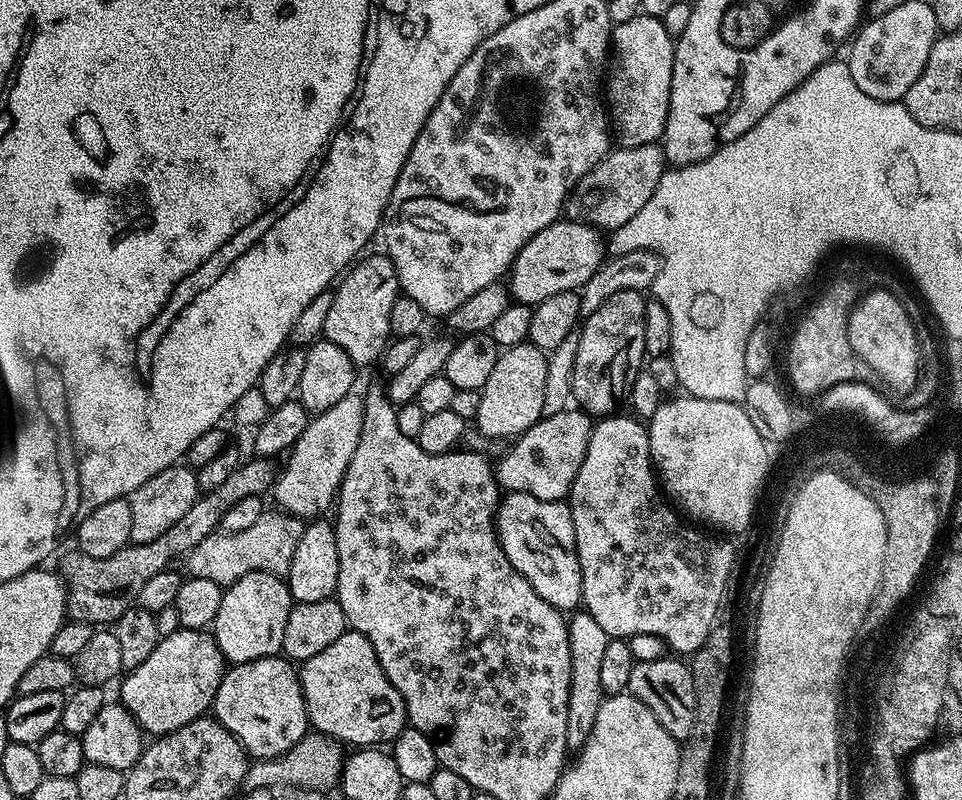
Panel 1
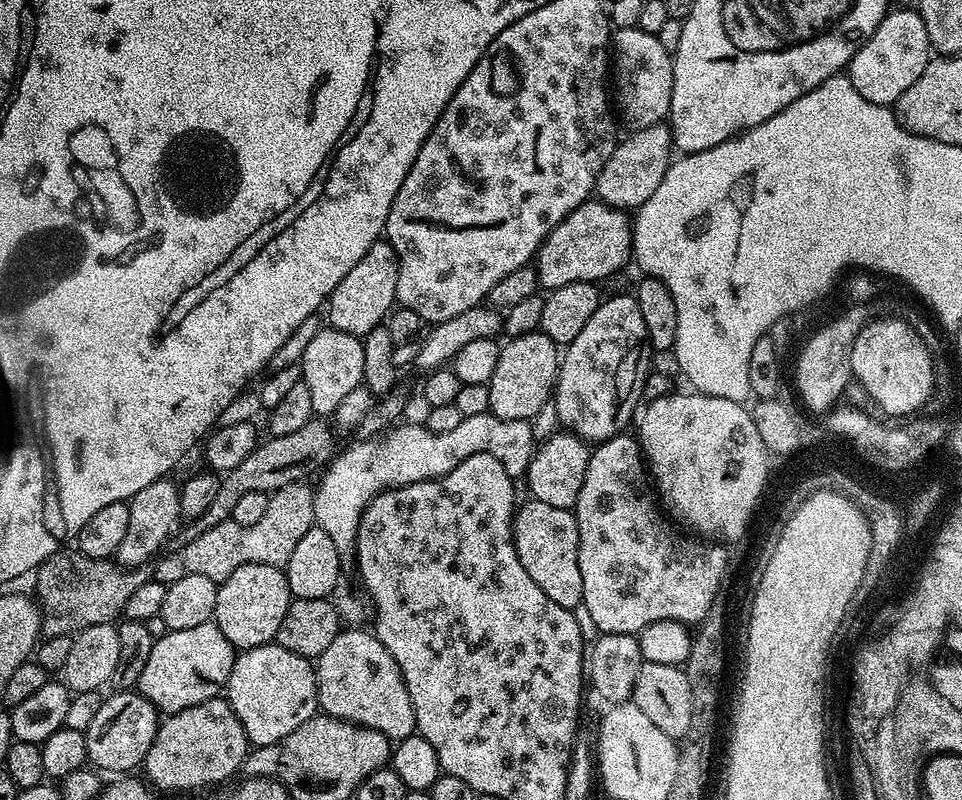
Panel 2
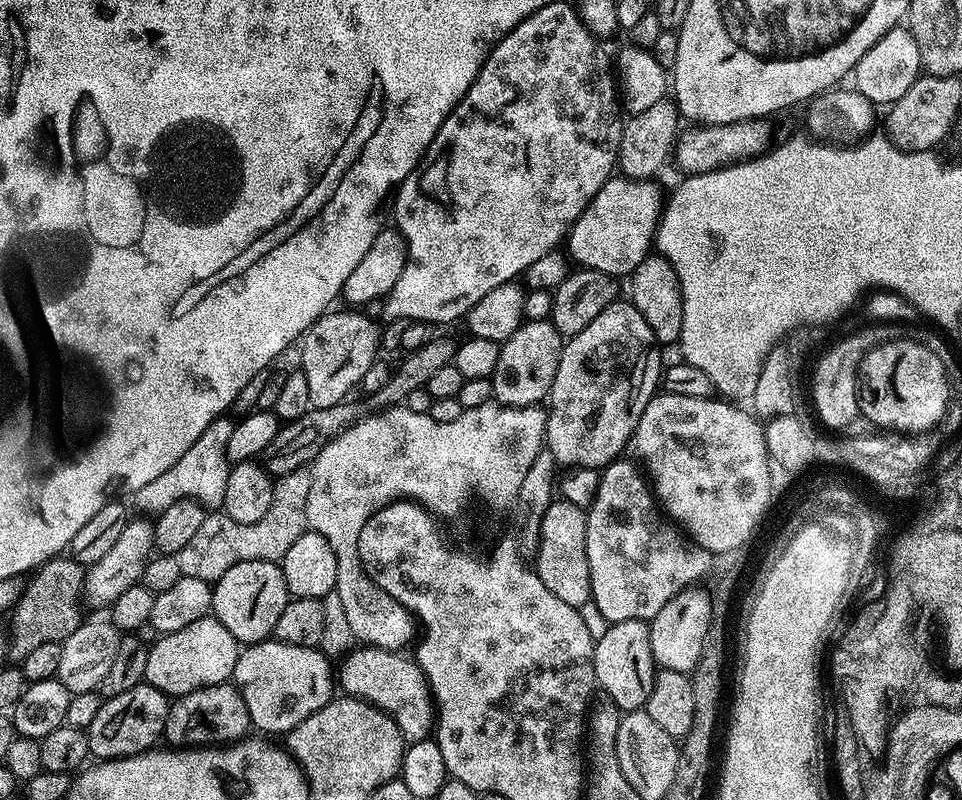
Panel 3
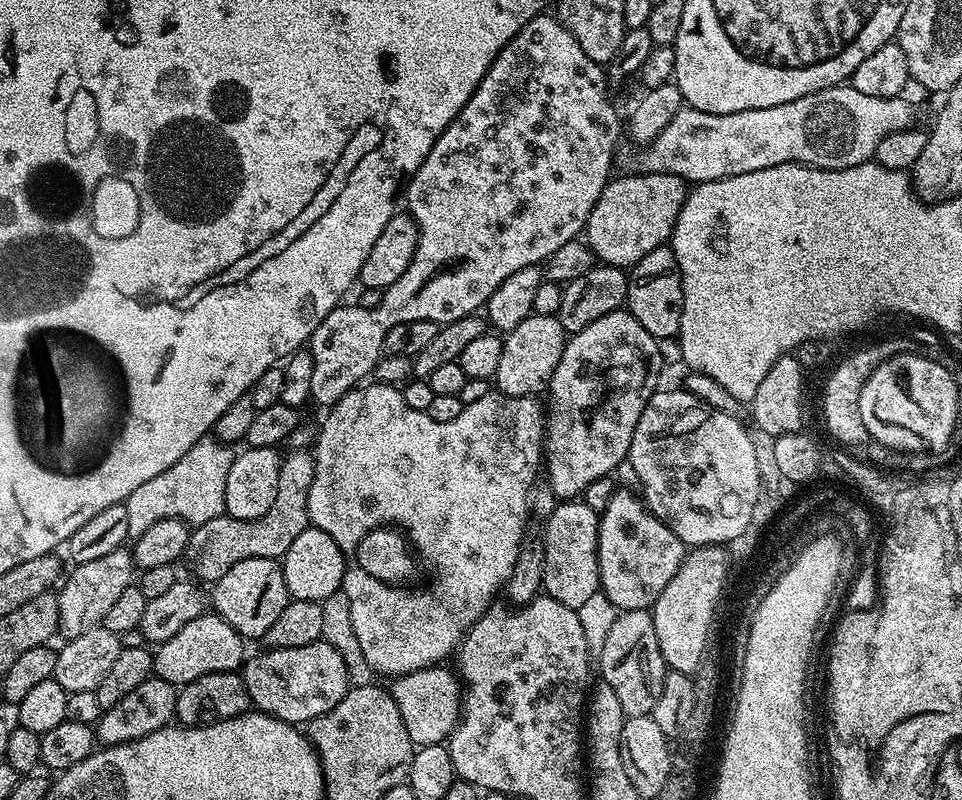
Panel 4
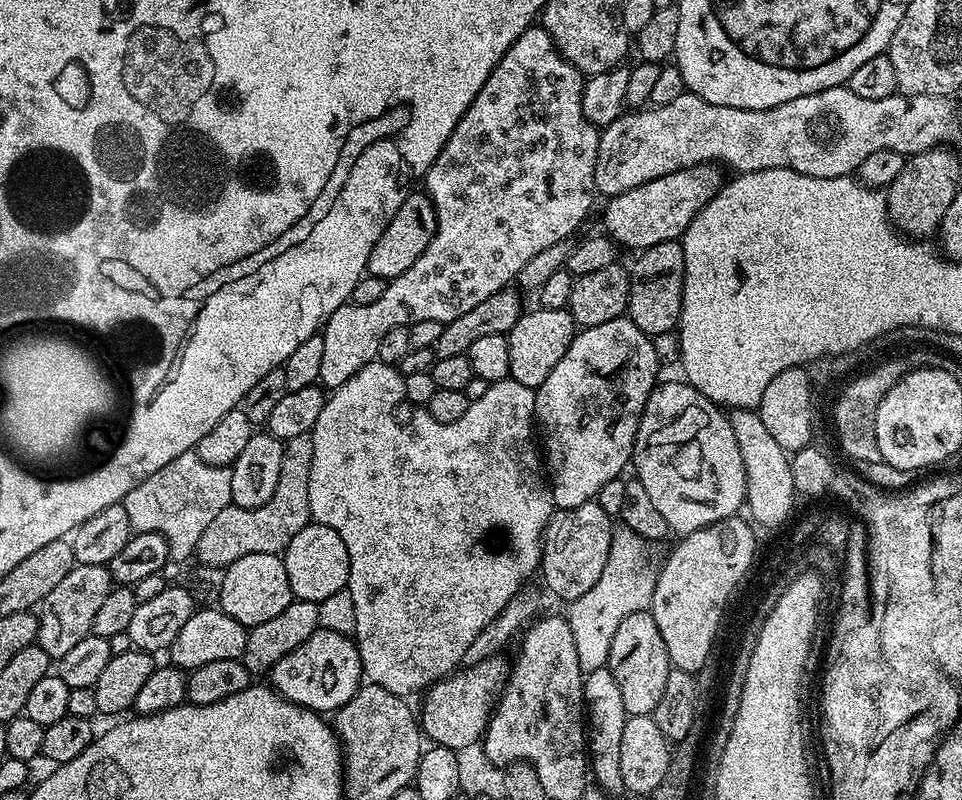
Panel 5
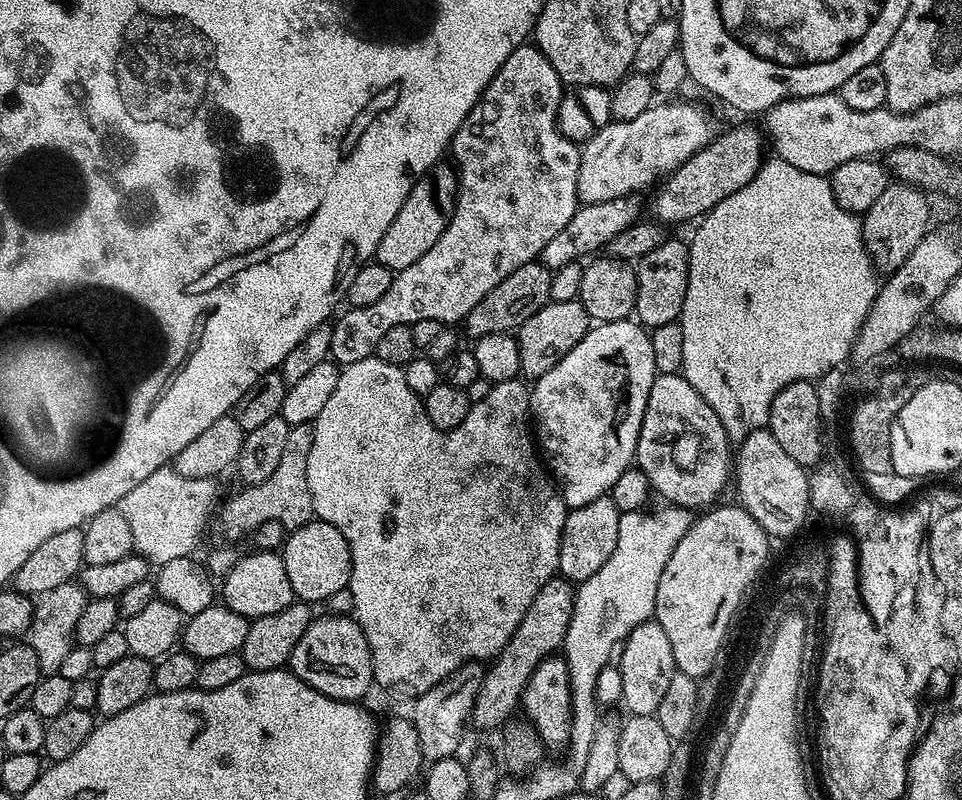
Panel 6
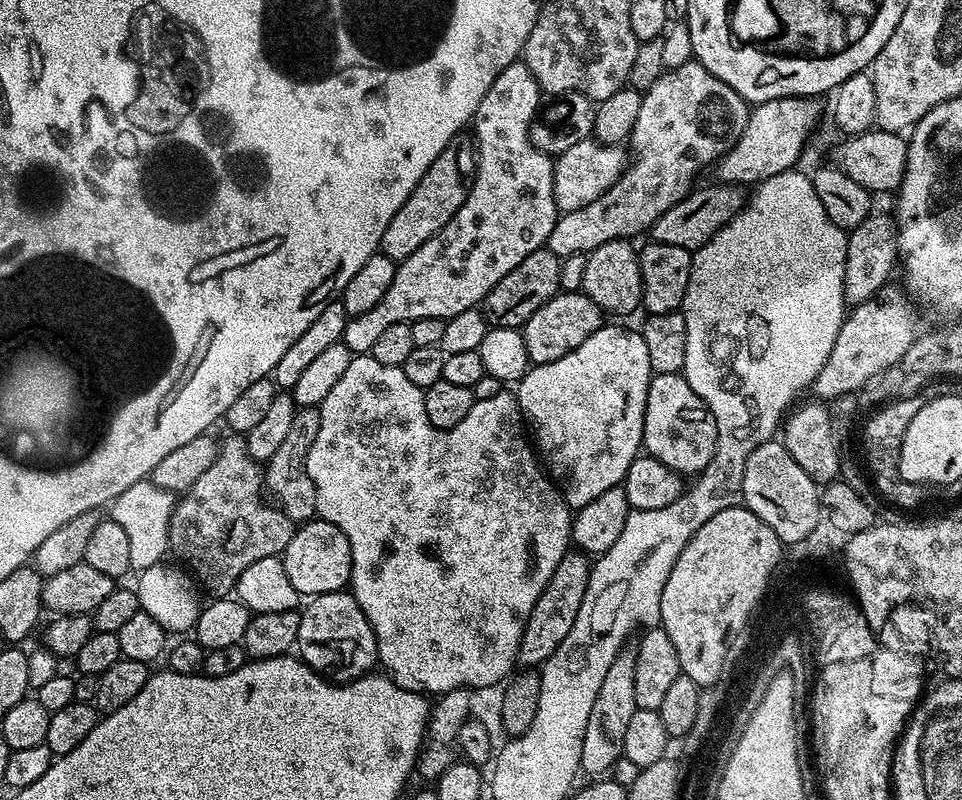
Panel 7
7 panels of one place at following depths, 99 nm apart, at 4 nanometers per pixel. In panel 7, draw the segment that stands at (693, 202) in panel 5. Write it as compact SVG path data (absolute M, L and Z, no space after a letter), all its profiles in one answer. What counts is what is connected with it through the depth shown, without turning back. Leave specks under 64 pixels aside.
M787 96L755 105L748 113L742 138L738 138L730 151L716 161L715 179L721 184L755 186L774 174L789 171L795 165L792 163L803 154L804 143L820 120L820 103L816 98Z

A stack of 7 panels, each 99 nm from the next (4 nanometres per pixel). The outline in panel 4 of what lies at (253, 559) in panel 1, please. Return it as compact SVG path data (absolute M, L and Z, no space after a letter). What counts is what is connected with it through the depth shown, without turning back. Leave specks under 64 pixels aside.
M292 450L287 454L289 456L285 455L280 461L278 495L274 498L274 506L270 506L262 518L239 520L223 514L191 529L183 559L188 560L188 568L197 576L193 576L197 581L215 582L226 574L226 570L230 570L230 566L246 558L283 558L294 538L310 527L308 499L310 486L314 482L316 457L308 450Z

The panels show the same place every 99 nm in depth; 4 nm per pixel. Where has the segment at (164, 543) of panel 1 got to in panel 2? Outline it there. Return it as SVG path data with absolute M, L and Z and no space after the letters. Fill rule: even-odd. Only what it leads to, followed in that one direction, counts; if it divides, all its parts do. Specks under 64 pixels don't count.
M314 418L302 426L294 434L282 434L274 436L257 443L253 452L246 454L246 459L238 462L234 470L223 473L218 495L215 496L211 505L206 509L206 514L202 514L196 520L187 521L183 525L185 541L198 538L210 526L218 526L218 522L232 519L232 511L235 504L248 492L267 492L269 494L282 490L282 486L290 486L308 478L308 475L317 468L323 469L333 454L337 451L338 445L332 437L333 425L324 418ZM332 427L332 428L331 428ZM78 550L68 551L55 552L34 572L34 596L40 605L42 632L45 637L74 637L87 627L98 626L99 623L113 623L123 613L130 594L134 594L138 586L150 579L147 567L121 568L112 558L99 560Z

